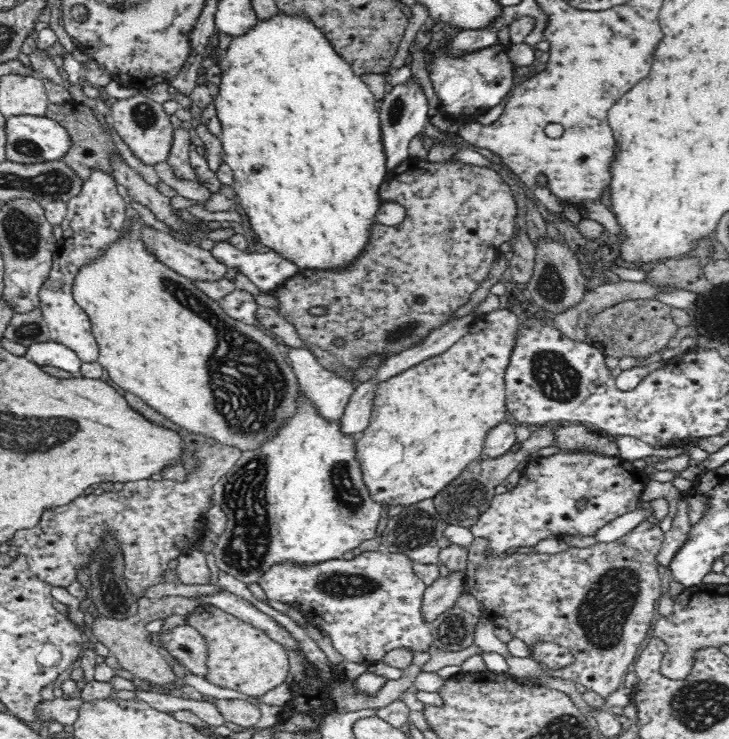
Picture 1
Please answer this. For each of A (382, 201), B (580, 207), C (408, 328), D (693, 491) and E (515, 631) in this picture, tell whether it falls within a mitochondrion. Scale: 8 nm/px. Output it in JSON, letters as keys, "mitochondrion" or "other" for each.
{"A":"other","B":"other","C":"mitochondrion","D":"other","E":"other"}

